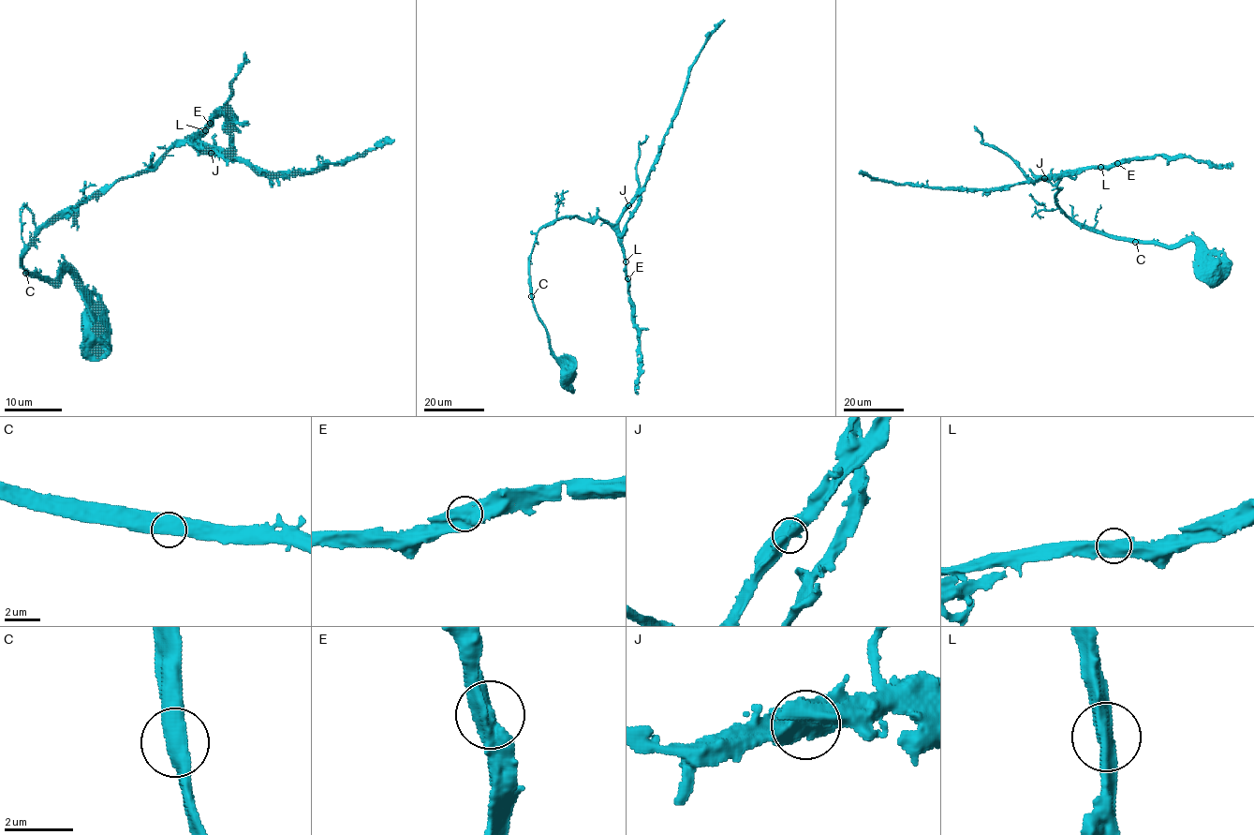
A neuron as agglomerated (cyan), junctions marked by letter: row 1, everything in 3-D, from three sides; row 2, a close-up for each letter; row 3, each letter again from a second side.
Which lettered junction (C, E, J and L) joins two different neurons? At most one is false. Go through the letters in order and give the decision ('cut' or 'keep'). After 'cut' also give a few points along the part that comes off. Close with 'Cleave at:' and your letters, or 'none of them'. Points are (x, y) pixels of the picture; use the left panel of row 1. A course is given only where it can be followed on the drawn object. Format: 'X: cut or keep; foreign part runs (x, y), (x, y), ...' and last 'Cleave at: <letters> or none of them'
C: keep
E: keep
J: keep
L: keep
Cleave at: none of them

